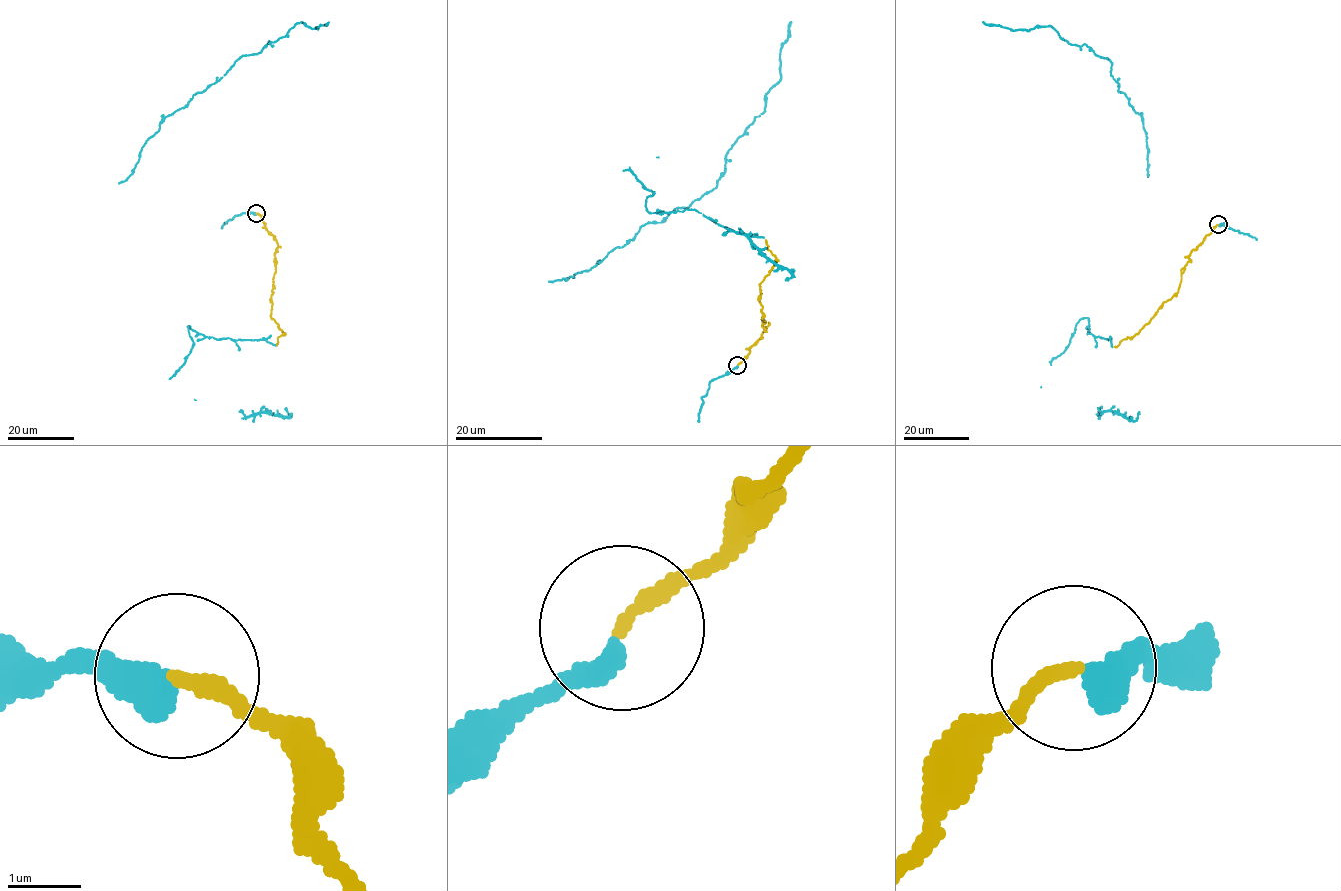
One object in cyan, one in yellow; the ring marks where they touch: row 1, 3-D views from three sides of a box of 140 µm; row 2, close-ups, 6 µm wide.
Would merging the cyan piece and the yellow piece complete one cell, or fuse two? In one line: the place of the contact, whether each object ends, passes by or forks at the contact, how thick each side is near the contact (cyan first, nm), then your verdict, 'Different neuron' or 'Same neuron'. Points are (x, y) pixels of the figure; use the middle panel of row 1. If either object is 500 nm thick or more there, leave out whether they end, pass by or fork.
Place: (737, 365). At the ring cyan ends. At the ring yellow ends. Thickness 400 nm (cyan) against 200 nm. Same neuron

